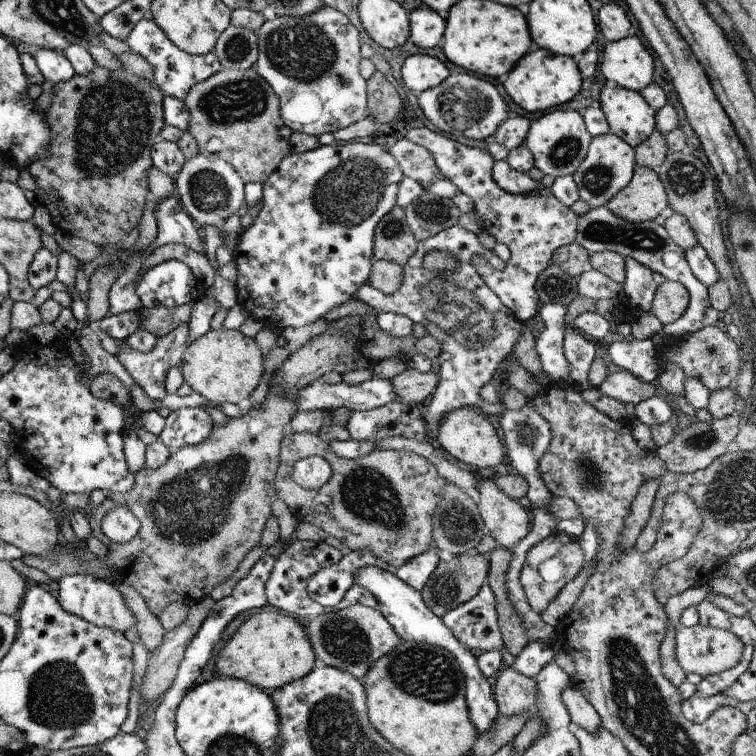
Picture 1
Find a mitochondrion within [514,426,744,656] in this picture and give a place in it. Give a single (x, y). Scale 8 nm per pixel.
(589, 475)

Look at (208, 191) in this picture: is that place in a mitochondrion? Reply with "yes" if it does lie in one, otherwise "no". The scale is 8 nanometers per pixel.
yes

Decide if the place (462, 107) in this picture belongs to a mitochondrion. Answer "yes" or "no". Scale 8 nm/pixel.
yes

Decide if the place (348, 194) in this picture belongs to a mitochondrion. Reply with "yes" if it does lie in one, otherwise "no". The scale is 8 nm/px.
yes

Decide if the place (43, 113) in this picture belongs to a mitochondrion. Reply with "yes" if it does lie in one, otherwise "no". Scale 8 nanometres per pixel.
no

